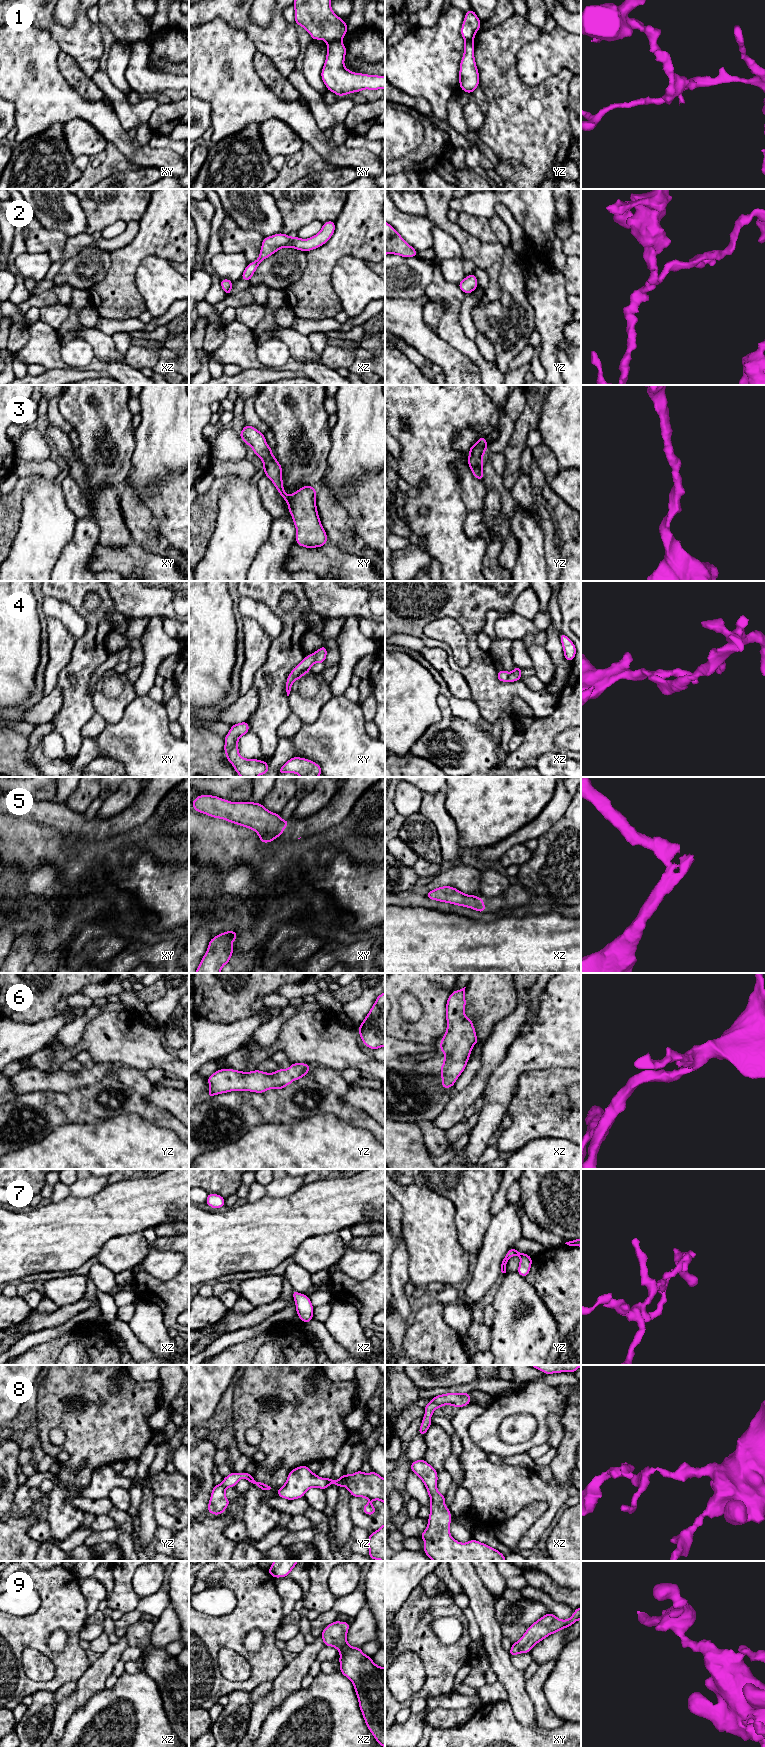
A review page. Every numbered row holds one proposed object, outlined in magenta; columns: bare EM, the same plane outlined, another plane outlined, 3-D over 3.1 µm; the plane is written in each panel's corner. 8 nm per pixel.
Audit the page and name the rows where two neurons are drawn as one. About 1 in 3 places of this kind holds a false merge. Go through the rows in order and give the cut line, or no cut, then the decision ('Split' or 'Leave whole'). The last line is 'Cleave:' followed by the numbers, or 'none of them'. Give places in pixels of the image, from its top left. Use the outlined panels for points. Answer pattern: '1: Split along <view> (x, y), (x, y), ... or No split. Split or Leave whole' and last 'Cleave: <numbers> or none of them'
1: Split along xy (340, 39), (327, 43). Split
2: No split. Leave whole
3: No split. Leave whole
4: No split. Leave whole
5: No split. Leave whole
6: No split. Leave whole
7: No split. Leave whole
8: No split. Leave whole
9: No split. Leave whole
Cleave: 1

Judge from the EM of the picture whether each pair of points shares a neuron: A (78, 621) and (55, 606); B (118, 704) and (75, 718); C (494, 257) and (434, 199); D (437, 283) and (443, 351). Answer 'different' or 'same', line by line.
A: same
B: different
C: same
D: different

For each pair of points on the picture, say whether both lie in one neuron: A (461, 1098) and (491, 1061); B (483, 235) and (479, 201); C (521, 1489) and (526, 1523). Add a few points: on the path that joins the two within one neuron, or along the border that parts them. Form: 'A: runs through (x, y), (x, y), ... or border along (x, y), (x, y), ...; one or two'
A: runs through (471, 1090), (480, 1081), (485, 1071); one
B: border along (458, 212), (485, 216), (488, 219); two
C: border along (547, 1502), (534, 1501), (526, 1504), (506, 1522); two

